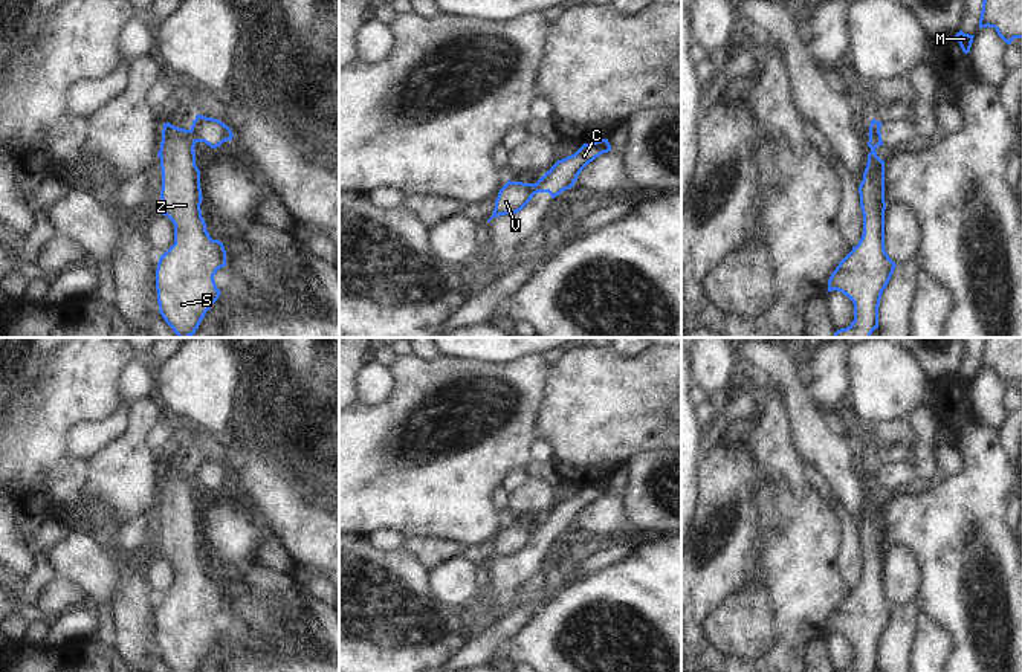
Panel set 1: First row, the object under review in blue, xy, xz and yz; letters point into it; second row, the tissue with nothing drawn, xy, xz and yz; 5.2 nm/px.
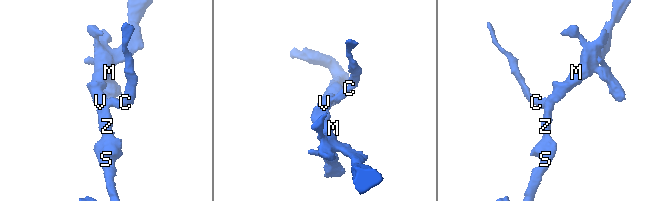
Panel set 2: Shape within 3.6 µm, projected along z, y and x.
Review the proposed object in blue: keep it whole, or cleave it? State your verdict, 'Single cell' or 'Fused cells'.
Fused cells.

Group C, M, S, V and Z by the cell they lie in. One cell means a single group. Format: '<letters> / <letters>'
C / M S V Z

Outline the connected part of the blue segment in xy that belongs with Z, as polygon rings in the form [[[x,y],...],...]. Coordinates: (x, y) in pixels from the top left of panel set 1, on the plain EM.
[[[163,466],[160,499],[162,557],[174,567],[174,586],[159,600],[159,654],[173,672],[197,672],[218,641],[214,617],[226,608],[222,583],[212,582],[202,559],[200,512],[191,472]]]

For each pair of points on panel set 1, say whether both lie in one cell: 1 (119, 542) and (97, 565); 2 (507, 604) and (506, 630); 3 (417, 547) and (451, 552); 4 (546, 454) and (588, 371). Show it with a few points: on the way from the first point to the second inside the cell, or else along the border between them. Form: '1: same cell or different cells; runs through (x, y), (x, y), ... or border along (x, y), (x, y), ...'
1: different cells; border along (104, 547), (110, 553)
2: different cells; border along (515, 608), (507, 614)
3: same cell; runs through (425, 549), (443, 550)
4: different cells; border along (540, 434), (552, 448), (552, 462)

